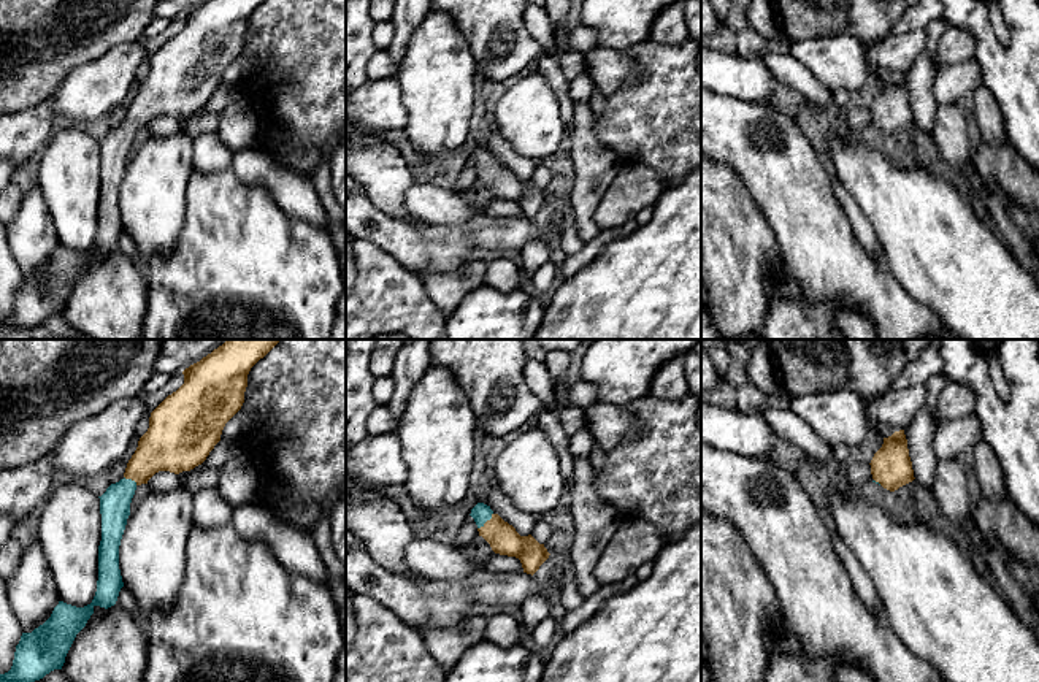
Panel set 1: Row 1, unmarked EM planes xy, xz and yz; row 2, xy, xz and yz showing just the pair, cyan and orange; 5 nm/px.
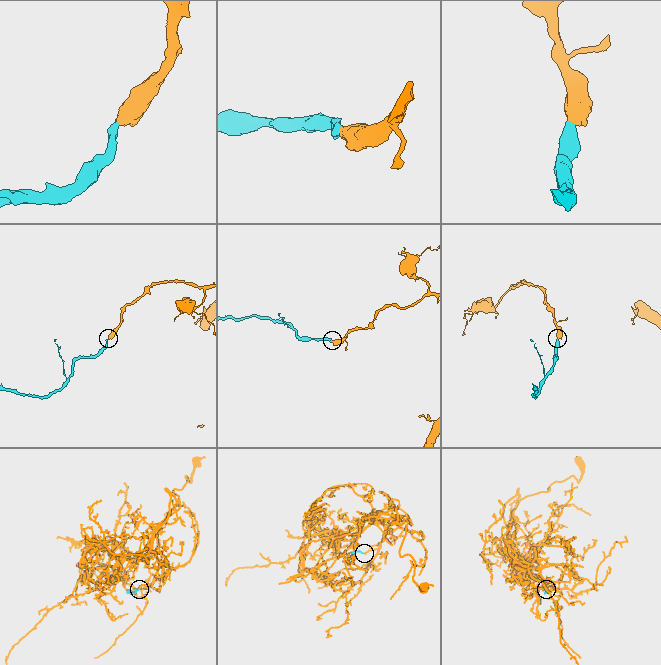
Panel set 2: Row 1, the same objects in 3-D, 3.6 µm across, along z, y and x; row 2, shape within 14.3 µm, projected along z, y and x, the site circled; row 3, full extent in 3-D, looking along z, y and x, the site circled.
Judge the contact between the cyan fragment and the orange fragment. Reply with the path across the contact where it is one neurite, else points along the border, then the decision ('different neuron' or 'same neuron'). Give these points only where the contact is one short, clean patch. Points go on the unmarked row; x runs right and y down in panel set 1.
runs through xz (481, 157), (486, 165), (502, 181); same neuron

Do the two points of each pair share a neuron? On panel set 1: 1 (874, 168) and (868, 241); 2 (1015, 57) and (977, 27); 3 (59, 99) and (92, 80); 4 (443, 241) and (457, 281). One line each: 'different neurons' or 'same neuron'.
1: different neurons
2: same neuron
3: same neuron
4: different neurons

